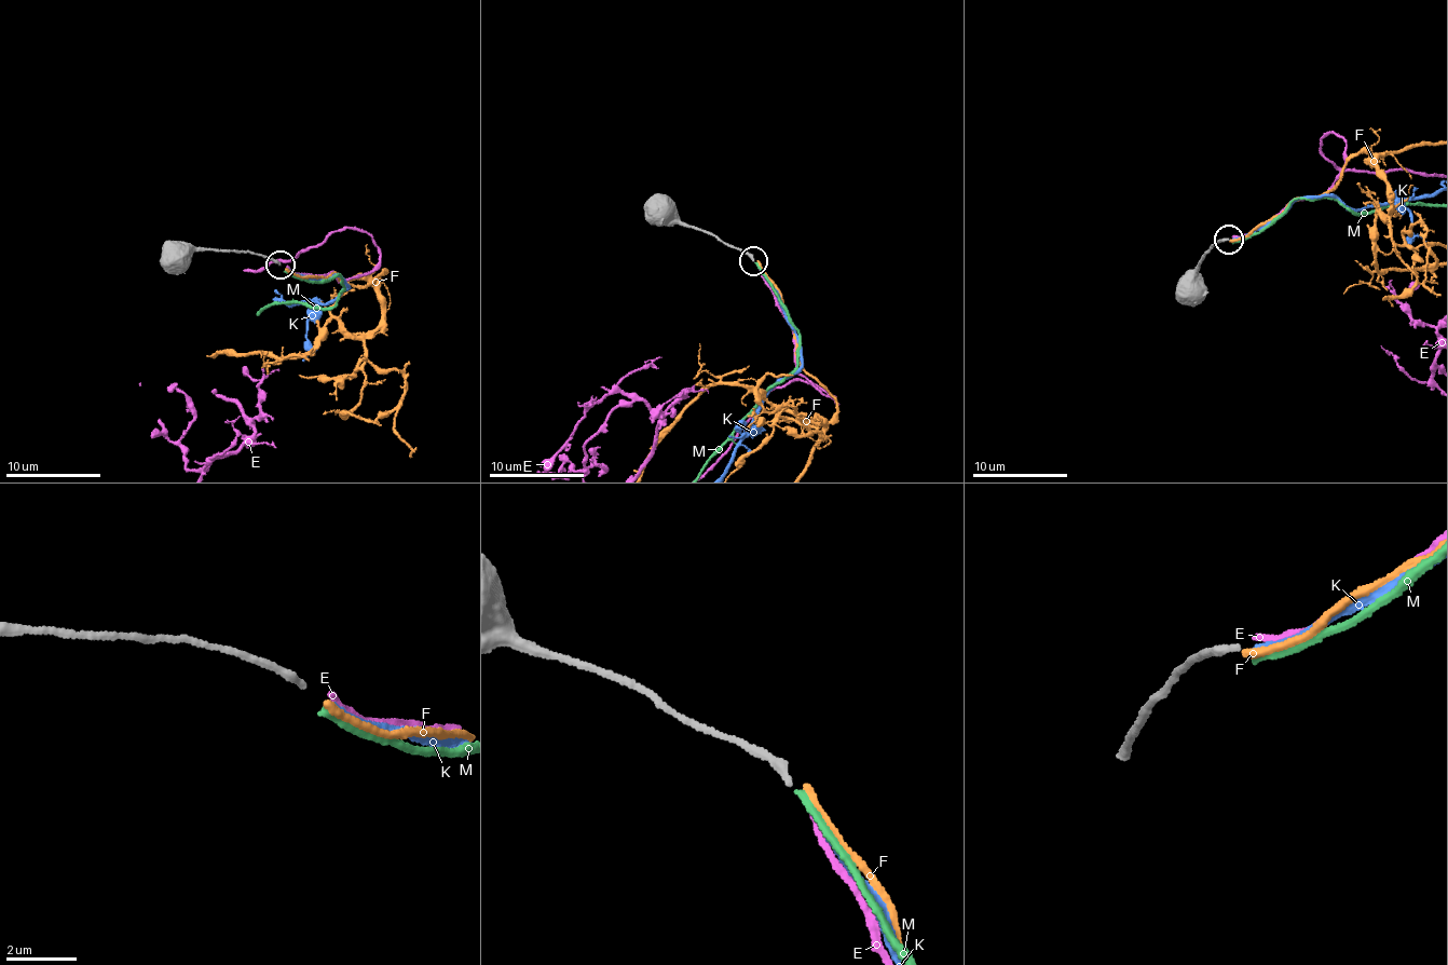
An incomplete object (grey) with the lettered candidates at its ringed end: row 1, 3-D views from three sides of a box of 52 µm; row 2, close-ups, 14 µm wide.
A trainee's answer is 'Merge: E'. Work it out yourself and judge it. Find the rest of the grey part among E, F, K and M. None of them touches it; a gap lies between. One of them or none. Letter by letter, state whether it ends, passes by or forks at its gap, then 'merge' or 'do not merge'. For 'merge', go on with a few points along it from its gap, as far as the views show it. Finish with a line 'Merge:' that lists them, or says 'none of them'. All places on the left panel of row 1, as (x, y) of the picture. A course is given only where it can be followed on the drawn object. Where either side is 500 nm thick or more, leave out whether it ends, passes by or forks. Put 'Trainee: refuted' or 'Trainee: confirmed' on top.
Trainee: confirmed
E: it ends there; merge
F: it ends there; do not merge
K: it ends there; do not merge
M: it ends there; do not merge
Merge: E

